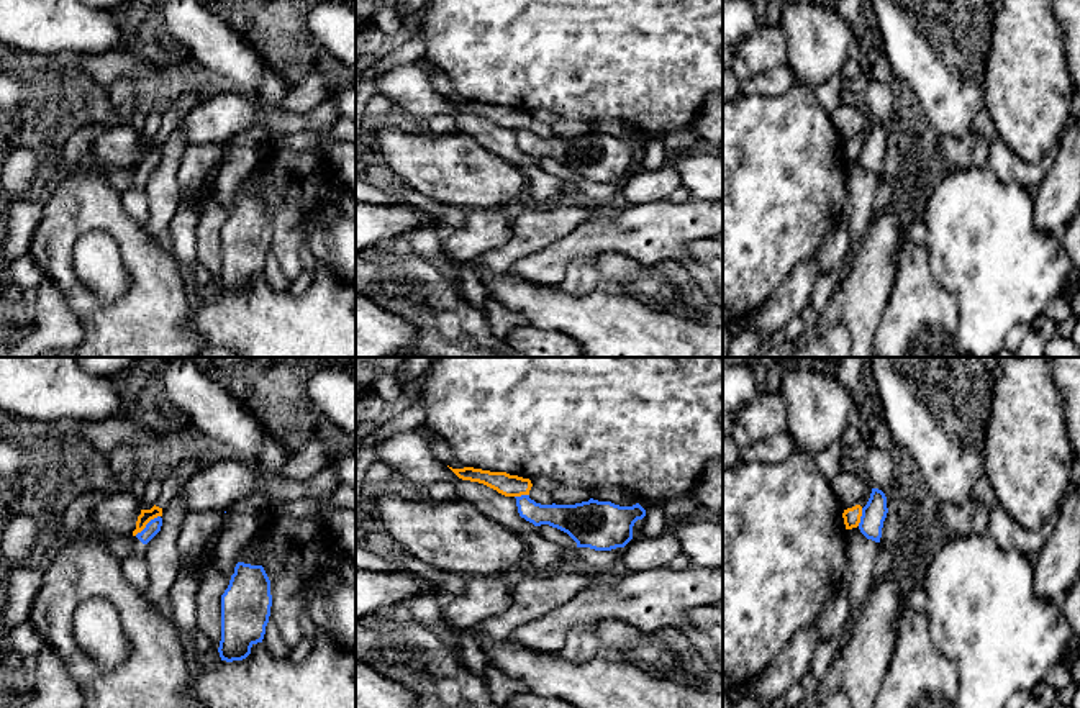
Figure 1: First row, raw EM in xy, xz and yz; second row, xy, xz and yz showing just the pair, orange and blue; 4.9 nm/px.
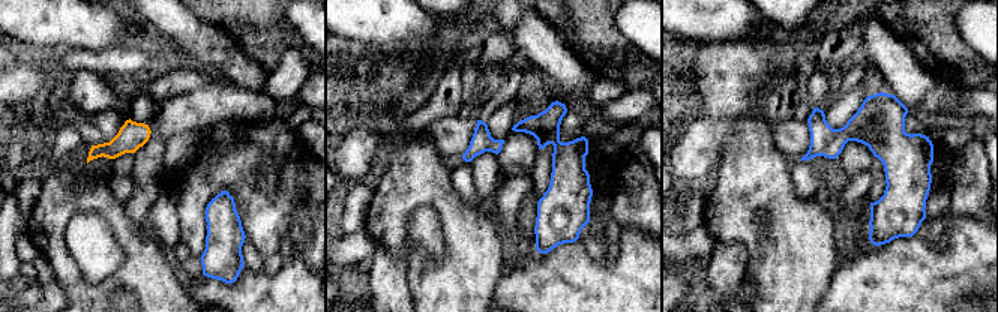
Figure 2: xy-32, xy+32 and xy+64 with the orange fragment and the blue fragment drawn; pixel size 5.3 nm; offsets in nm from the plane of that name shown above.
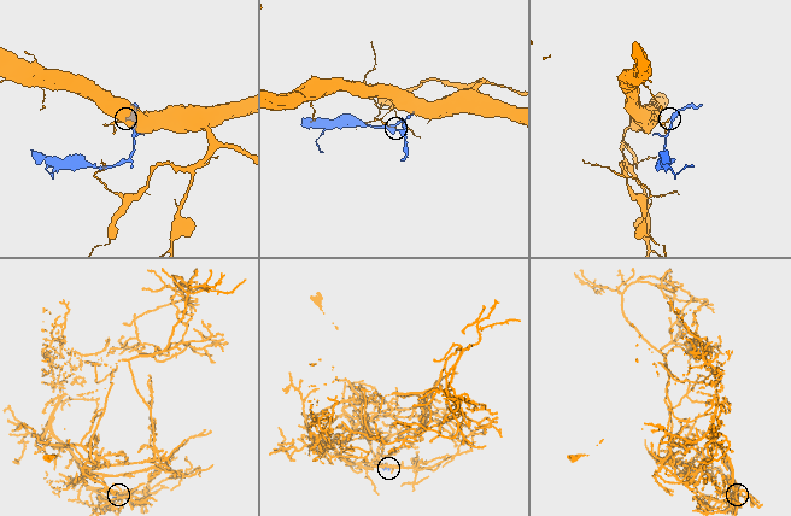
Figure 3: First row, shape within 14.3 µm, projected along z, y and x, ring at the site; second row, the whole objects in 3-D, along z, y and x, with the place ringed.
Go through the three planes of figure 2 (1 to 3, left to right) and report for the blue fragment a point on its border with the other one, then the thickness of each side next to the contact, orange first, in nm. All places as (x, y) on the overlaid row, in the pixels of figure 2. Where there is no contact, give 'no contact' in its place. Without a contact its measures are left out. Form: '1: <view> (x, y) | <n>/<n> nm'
1: no contact
2: no contact
3: no contact

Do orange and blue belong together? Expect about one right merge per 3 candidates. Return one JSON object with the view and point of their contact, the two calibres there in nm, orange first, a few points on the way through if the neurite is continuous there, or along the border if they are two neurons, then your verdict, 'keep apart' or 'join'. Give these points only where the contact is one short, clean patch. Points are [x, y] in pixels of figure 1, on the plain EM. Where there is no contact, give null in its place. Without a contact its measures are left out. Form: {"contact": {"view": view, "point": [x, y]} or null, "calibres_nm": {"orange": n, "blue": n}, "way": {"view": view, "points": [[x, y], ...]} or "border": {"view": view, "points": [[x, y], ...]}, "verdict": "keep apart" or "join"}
{"contact": {"view": "xy", "point": [146, 156]}, "calibres_nm": {"orange": 60, "blue": 70}, "border": {"view": "xy", "points": [[159, 148], [135, 167]]}, "verdict": "keep apart"}

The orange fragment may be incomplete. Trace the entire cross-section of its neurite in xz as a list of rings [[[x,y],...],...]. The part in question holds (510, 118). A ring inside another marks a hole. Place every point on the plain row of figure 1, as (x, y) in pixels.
[[[474,100],[452,102],[459,111],[483,116],[505,129],[529,128],[533,120],[529,111],[510,108],[506,105],[490,105]]]

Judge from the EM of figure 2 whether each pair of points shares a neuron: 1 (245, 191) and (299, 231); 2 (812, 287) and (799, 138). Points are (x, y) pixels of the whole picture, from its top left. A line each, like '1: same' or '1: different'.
1: different
2: different

